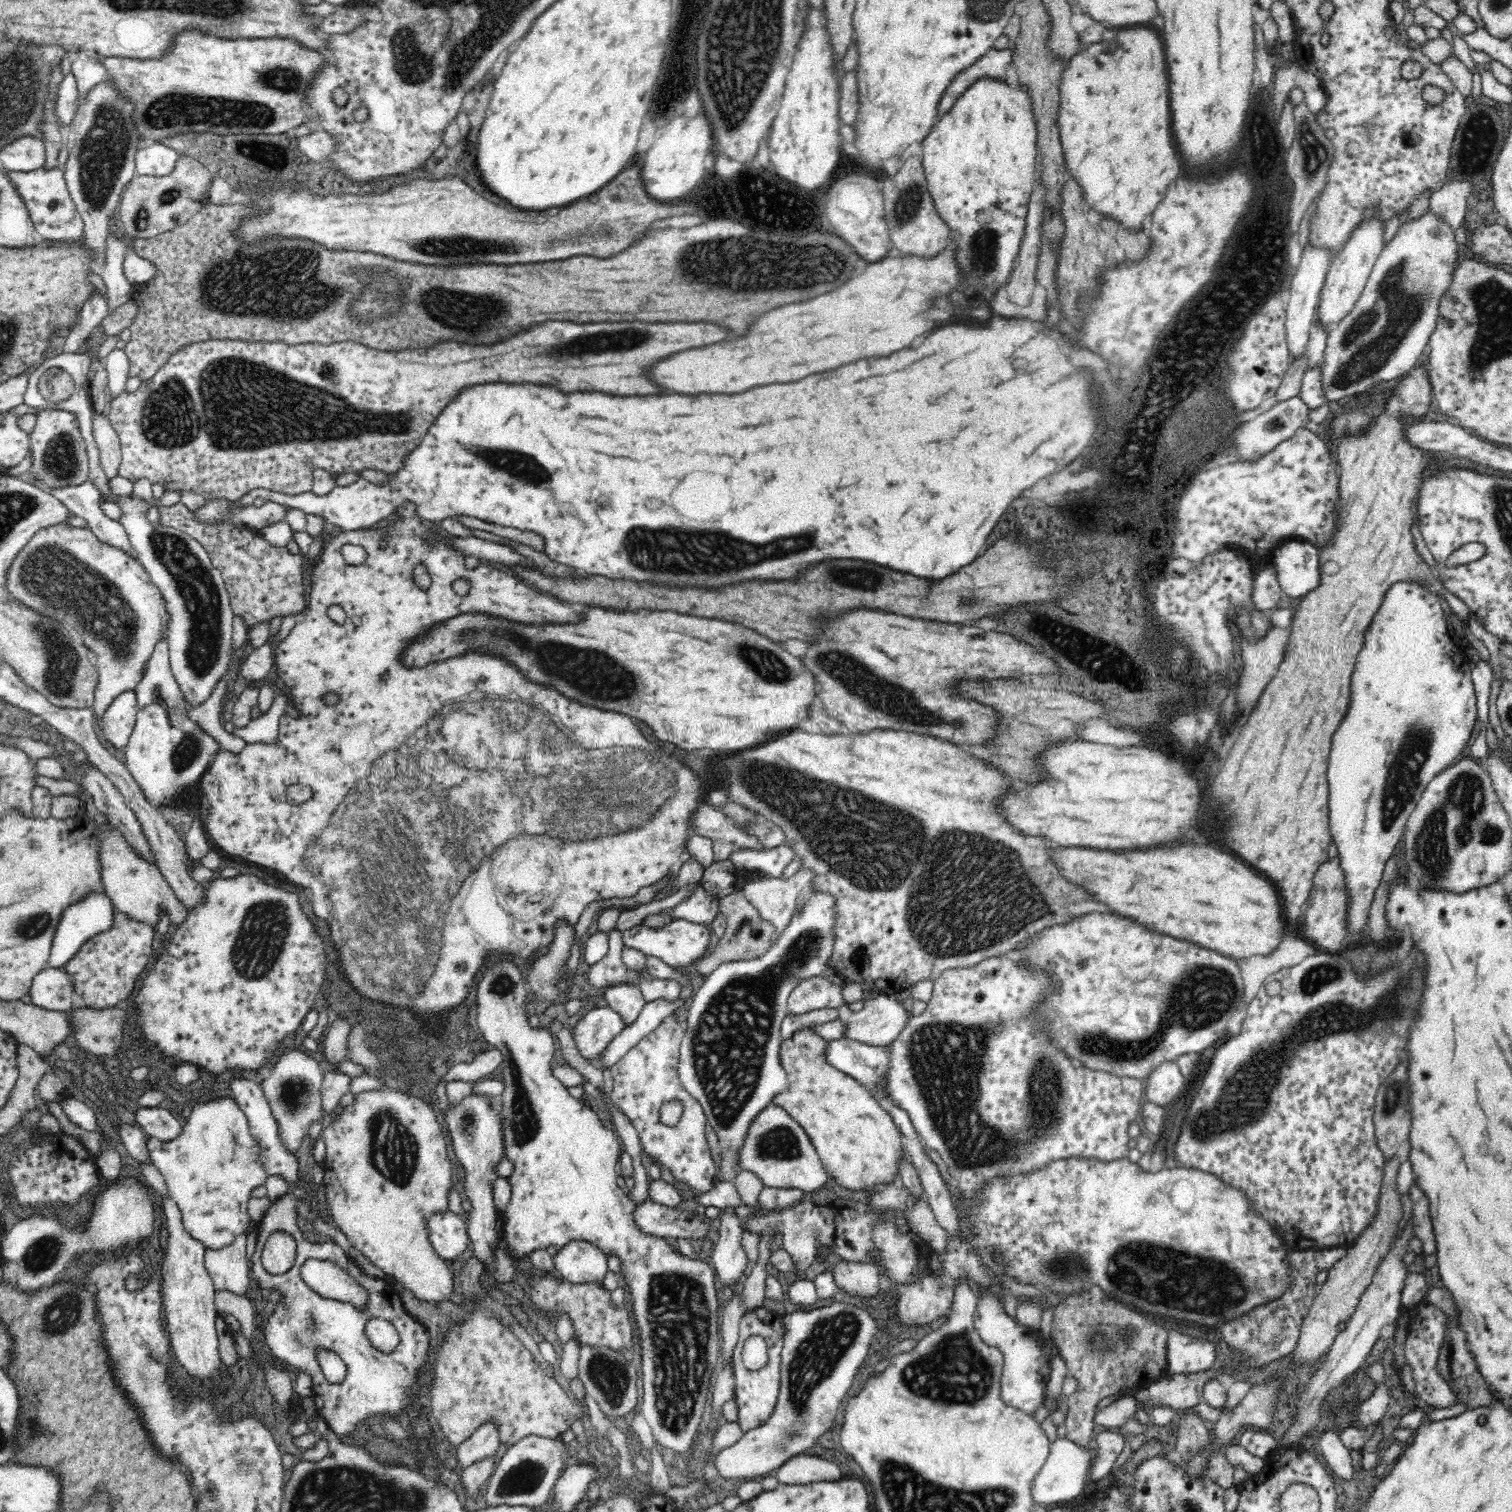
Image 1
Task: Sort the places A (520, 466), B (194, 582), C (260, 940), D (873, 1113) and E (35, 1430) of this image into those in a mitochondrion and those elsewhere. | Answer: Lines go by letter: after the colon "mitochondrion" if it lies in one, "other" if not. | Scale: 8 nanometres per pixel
A: mitochondrion
B: mitochondrion
C: mitochondrion
D: other
E: mitochondrion

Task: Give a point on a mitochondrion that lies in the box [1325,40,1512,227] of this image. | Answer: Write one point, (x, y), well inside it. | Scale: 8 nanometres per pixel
(1478, 141)

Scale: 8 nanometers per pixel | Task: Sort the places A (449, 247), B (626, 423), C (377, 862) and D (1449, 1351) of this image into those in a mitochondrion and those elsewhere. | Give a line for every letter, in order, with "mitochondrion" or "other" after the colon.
A: mitochondrion
B: other
C: mitochondrion
D: other

